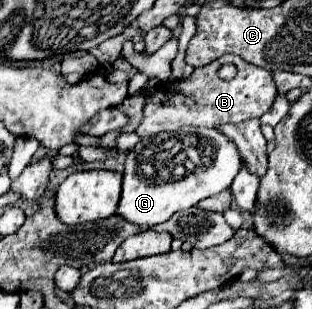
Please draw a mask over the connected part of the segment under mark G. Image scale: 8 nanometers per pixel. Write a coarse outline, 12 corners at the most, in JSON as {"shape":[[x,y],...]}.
{"shape":[[186,127],[186,155],[204,155],[178,181],[138,175],[124,163],[116,215],[142,229],[228,189],[242,167],[218,129]]}

